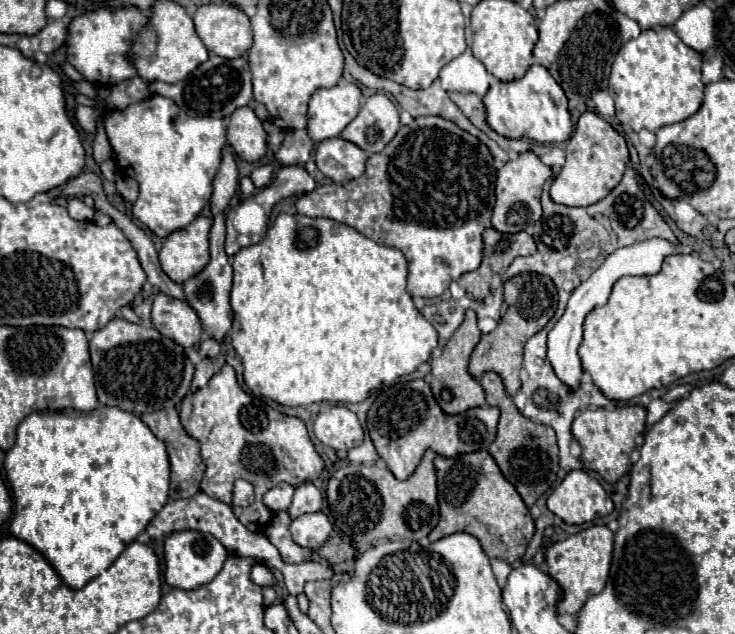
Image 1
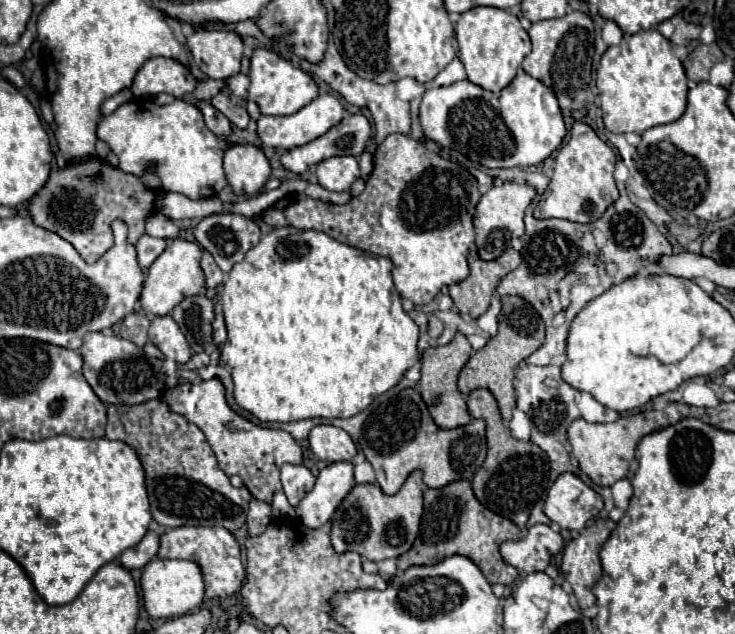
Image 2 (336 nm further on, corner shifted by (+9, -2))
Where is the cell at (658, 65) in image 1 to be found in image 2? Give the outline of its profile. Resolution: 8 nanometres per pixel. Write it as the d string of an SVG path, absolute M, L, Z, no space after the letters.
M657 30L625 36L621 44L609 46L597 70L597 88L605 128L615 134L639 132L625 134L633 146L639 144L641 132L681 118L687 104L687 76L683 64L673 54L671 42Z

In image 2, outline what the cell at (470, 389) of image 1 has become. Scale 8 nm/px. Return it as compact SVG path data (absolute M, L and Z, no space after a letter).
M459 332L455 334L455 338L445 344L445 346L435 346L435 348L427 348L421 356L421 380L419 380L419 390L421 396L433 416L433 420L437 422L437 426L441 428L457 428L457 426L465 426L469 424L471 416L465 404L465 398L461 396L459 388L457 388L457 376L461 372L461 368L465 366L465 362L471 356L471 344L467 342L467 338Z

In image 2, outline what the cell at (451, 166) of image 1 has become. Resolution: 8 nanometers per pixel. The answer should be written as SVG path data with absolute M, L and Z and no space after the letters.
M389 134L377 148L375 148L375 154L373 154L373 172L369 176L369 180L365 182L365 190L351 198L351 202L347 204L331 204L331 202L321 202L321 200L315 200L315 198L309 198L309 196L303 196L303 194L289 194L285 198L281 198L279 202L275 202L271 208L267 208L261 218L265 224L269 226L293 226L293 228L299 228L299 230L321 230L325 234L329 234L331 238L343 242L343 244L349 244L353 248L359 248L363 252L369 252L369 254L377 254L377 256L387 256L391 258L393 262L393 282L395 282L395 288L397 292L401 294L401 298L409 298L413 304L429 304L437 292L443 288L443 286L451 286L451 284L457 284L461 280L465 280L469 276L469 266L467 266L467 254L469 254L469 244L475 240L475 230L473 230L473 214L475 214L475 206L479 202L481 194L479 194L479 184L475 180L475 176L471 176L463 166L451 162L451 160L445 160L441 158L439 154L435 152L429 152L419 140L413 140L411 136L405 136L405 134Z

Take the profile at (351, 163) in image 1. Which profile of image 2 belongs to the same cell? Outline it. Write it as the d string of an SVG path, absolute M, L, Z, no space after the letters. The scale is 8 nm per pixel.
M333 156L317 164L317 180L323 188L345 192L359 178L359 164L355 156Z

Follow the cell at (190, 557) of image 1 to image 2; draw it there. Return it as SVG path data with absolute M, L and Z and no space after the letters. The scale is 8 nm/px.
M153 558L145 568L141 576L141 588L143 588L143 604L147 614L157 618L175 618L181 614L187 614L189 610L197 608L205 596L203 592L203 572L199 564L191 560L169 560L169 558Z

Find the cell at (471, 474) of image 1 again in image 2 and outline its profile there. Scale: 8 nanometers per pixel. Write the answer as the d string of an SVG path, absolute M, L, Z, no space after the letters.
M457 480L443 488L425 488L425 512L421 518L421 532L409 552L397 558L397 568L405 570L413 564L433 564L449 554L463 554L471 558L491 584L511 586L519 578L519 570L505 564L499 546L507 540L521 538L521 530L507 518L485 508L473 494L469 480Z

